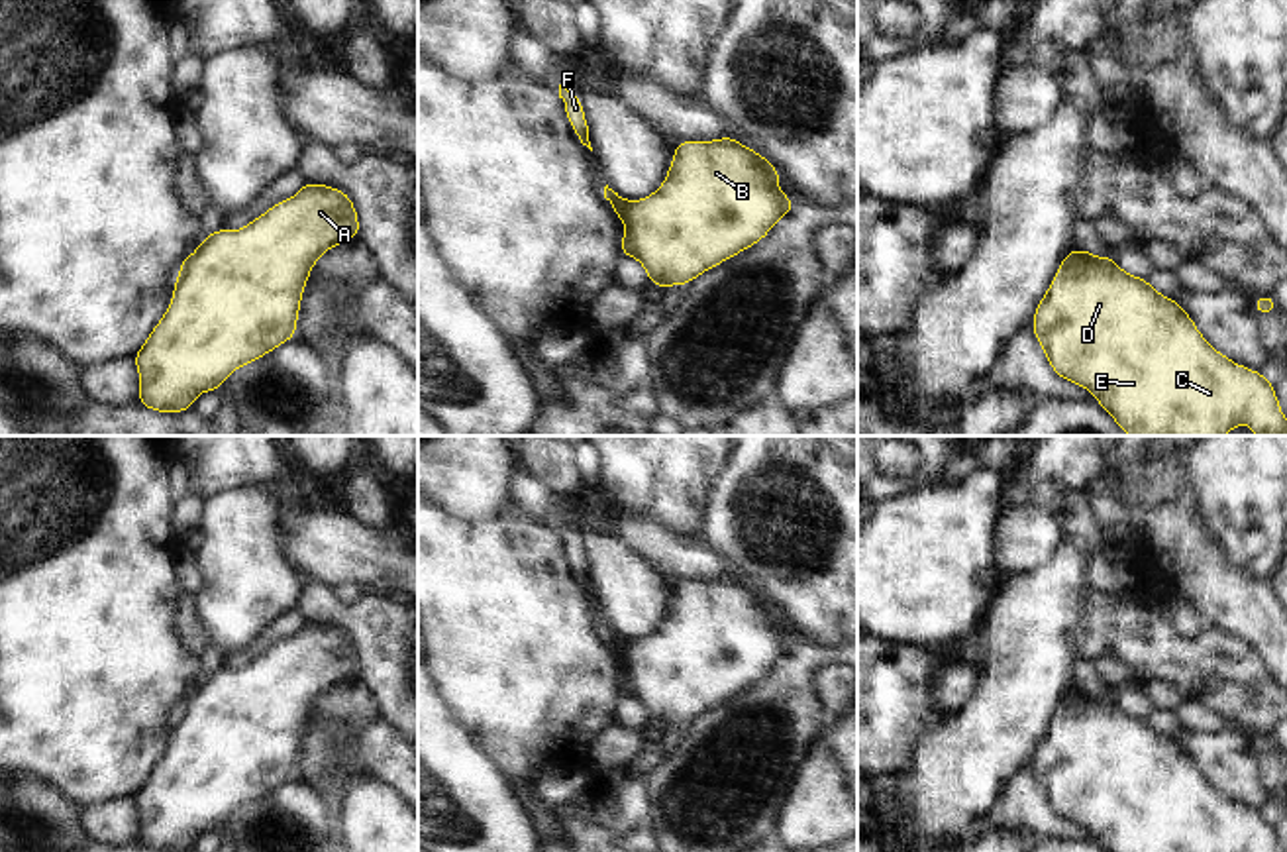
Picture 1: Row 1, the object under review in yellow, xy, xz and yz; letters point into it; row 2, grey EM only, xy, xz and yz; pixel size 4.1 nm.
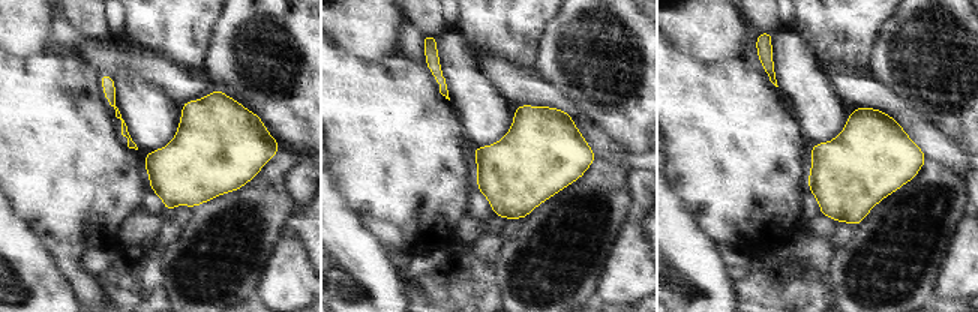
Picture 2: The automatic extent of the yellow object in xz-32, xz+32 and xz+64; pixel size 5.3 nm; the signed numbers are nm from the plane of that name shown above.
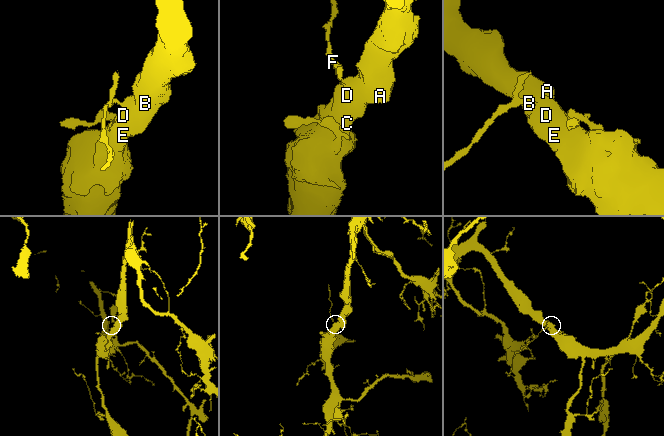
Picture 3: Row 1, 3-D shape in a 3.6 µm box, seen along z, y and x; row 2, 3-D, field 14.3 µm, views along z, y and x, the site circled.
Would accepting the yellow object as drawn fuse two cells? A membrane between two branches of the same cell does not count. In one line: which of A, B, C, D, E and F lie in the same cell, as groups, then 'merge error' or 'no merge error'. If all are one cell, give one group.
A B C D E / F; merge error

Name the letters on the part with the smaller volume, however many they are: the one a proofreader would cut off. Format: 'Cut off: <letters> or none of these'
Cut off: F.

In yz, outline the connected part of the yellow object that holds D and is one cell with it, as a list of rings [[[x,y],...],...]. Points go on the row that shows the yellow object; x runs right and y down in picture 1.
[[[1069,249],[1030,326],[1054,373],[1089,389],[1099,406],[1130,436],[1224,436],[1240,424],[1252,426],[1256,436],[1287,436],[1273,383],[1218,353],[1177,300],[1156,293],[1148,279],[1124,273],[1114,257]]]

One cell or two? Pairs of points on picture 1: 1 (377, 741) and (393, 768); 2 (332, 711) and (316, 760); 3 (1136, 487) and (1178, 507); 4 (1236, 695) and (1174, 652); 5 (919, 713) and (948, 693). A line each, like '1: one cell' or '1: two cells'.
1: one cell
2: one cell
3: one cell
4: one cell
5: two cells

